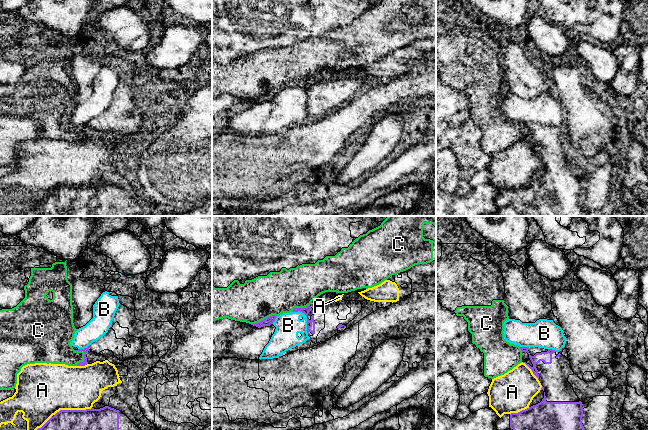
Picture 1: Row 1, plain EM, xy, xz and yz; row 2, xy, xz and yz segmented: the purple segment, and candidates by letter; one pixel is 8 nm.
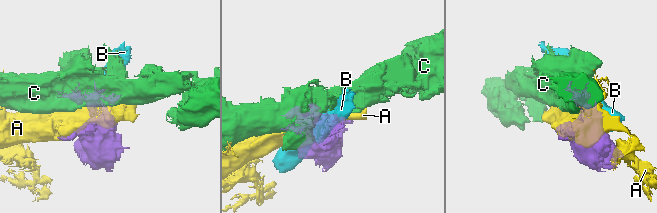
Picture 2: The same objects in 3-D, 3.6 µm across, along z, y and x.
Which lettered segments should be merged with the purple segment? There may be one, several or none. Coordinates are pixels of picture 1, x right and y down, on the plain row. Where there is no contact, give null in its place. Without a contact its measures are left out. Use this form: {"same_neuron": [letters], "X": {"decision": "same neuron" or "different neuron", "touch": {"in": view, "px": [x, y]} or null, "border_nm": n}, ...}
{"same_neuron": [], "A": {"decision": "different neuron", "touch": {"in": "xy", "px": [72, 186]}, "border_nm": 320}, "B": {"decision": "different neuron", "touch": {"in": "xz", "px": [307, 102]}, "border_nm": 130}, "C": {"decision": "different neuron", "touch": {"in": "xy", "px": [84, 135]}, "border_nm": 140}}

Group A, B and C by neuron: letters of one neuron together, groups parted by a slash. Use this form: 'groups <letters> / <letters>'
groups A C / B

